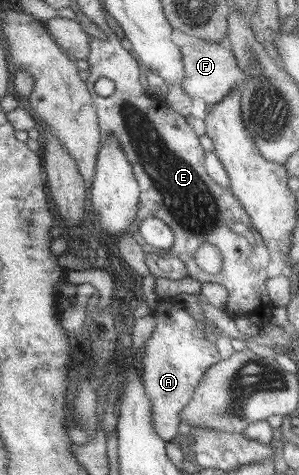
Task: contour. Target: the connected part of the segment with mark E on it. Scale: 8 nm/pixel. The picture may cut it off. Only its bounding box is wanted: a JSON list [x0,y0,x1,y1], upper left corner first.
[86,19,274,328]

